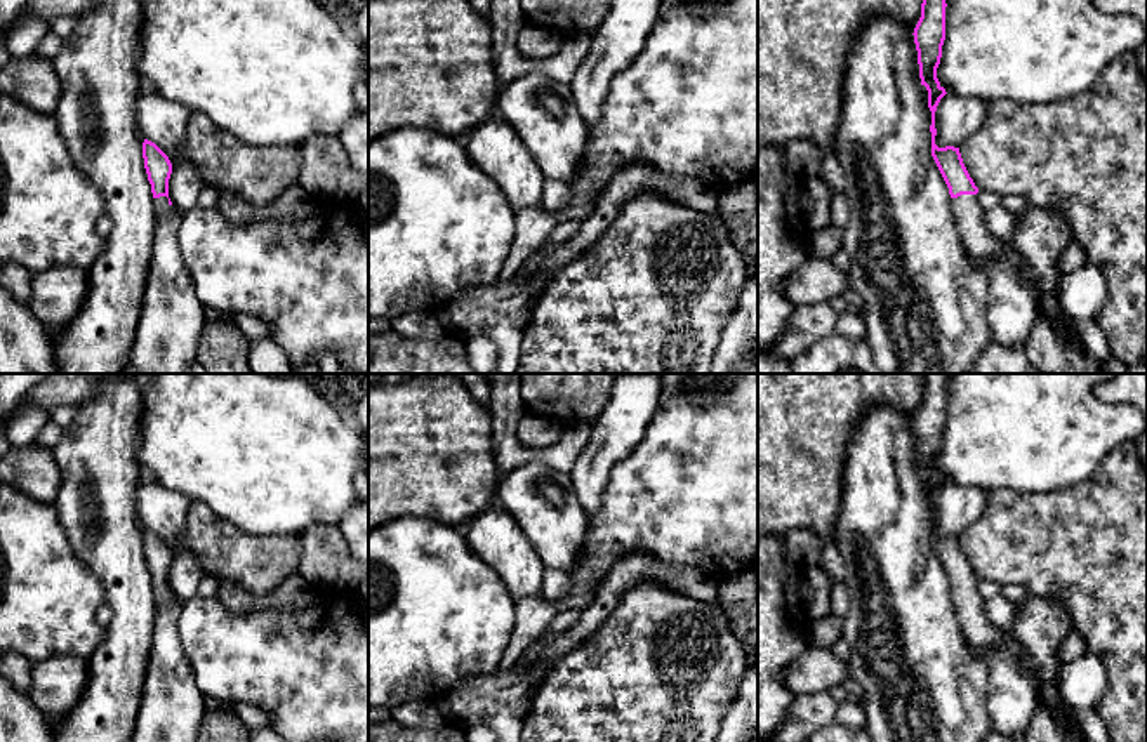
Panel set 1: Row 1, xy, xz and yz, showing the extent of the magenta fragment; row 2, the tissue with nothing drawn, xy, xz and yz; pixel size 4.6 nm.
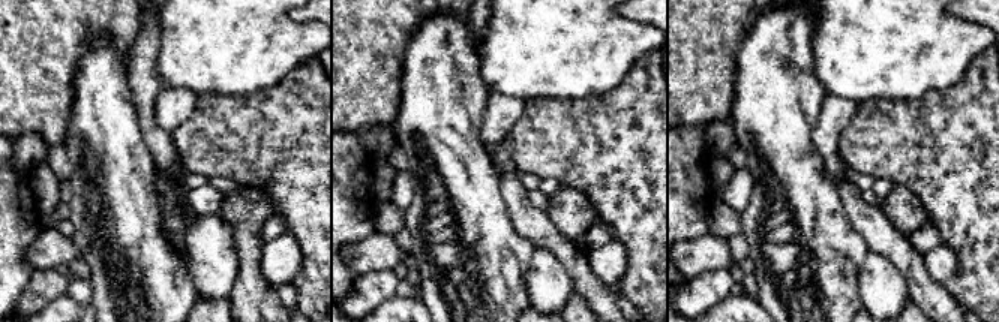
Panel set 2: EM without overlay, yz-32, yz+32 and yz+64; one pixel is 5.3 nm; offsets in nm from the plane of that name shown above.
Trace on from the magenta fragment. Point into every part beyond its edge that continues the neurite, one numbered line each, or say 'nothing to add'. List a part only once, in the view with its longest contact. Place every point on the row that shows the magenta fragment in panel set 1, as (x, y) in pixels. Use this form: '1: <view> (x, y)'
1: yz (981, 244)

